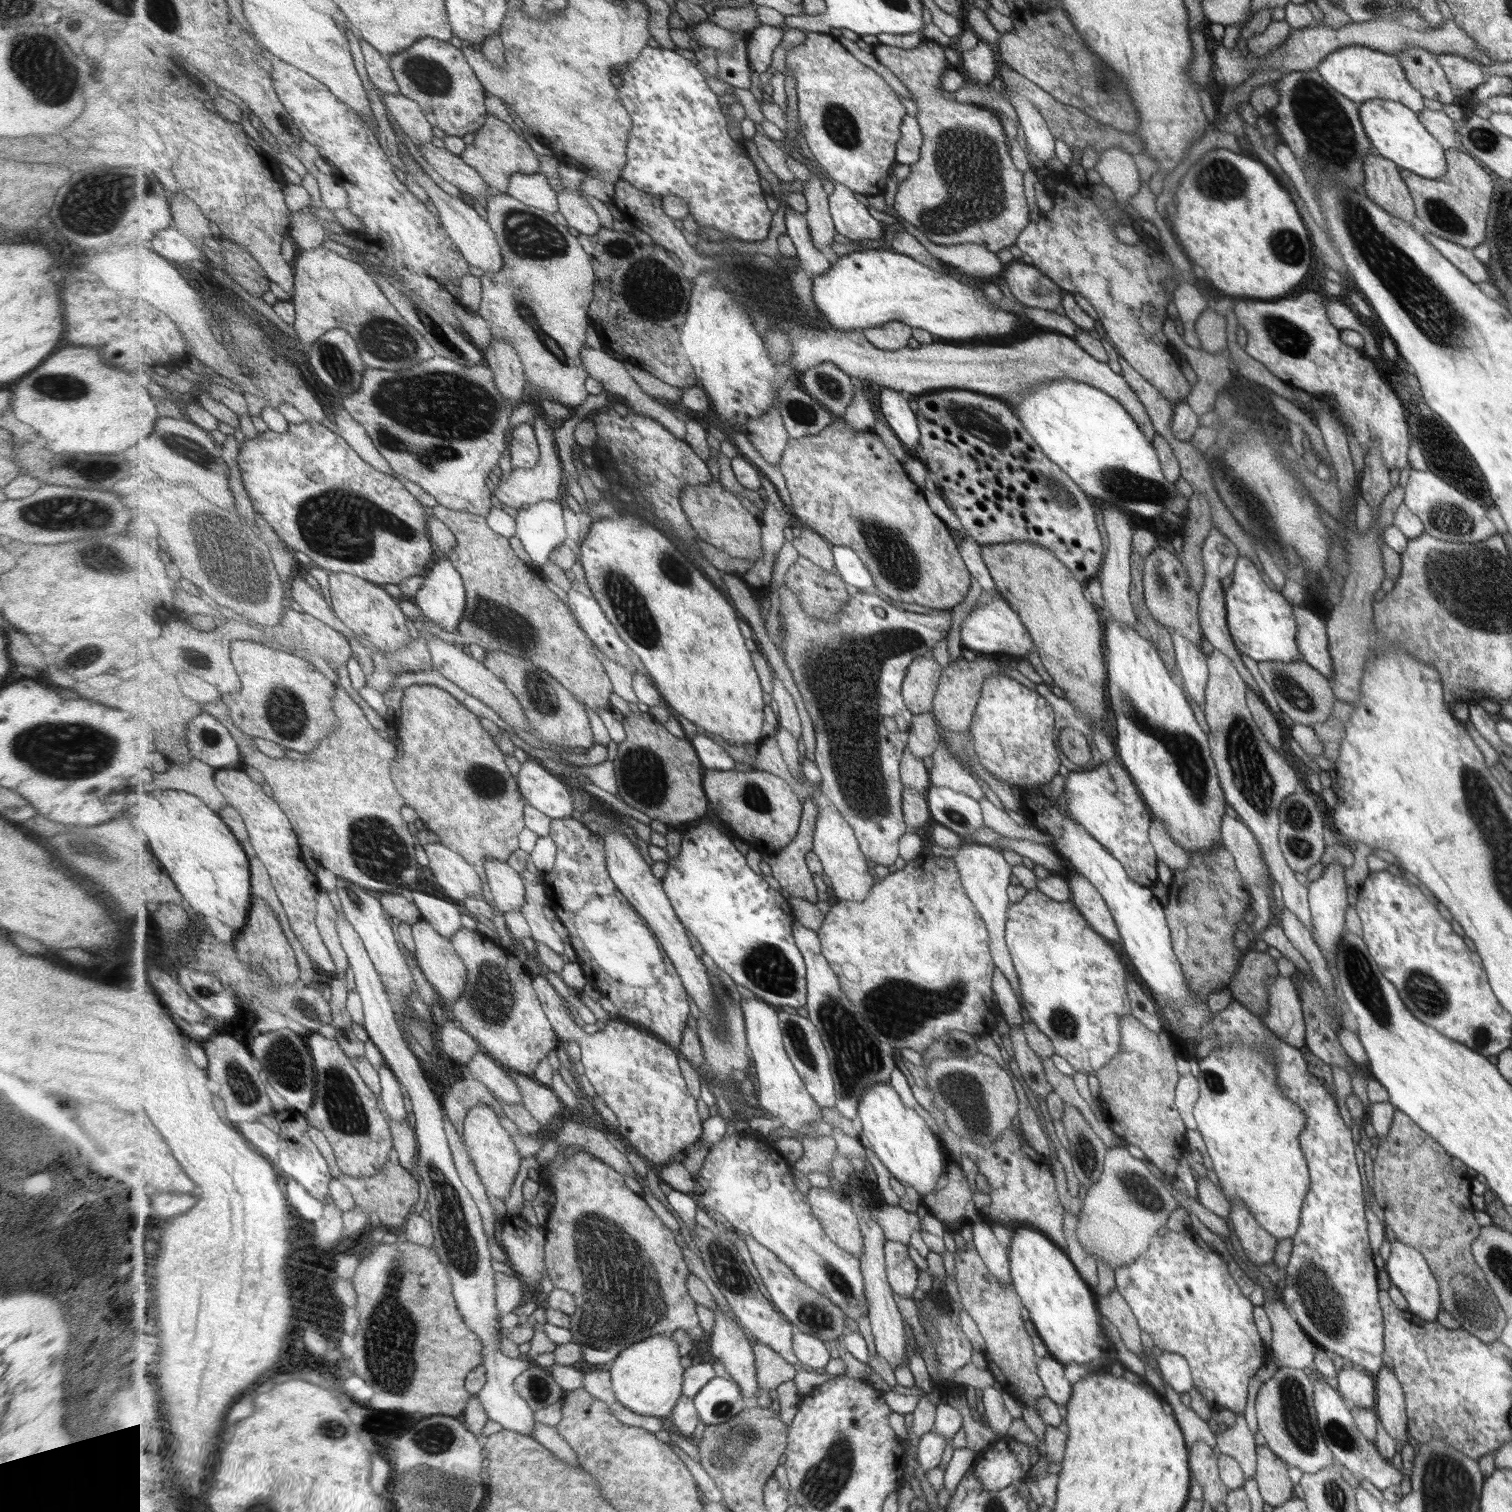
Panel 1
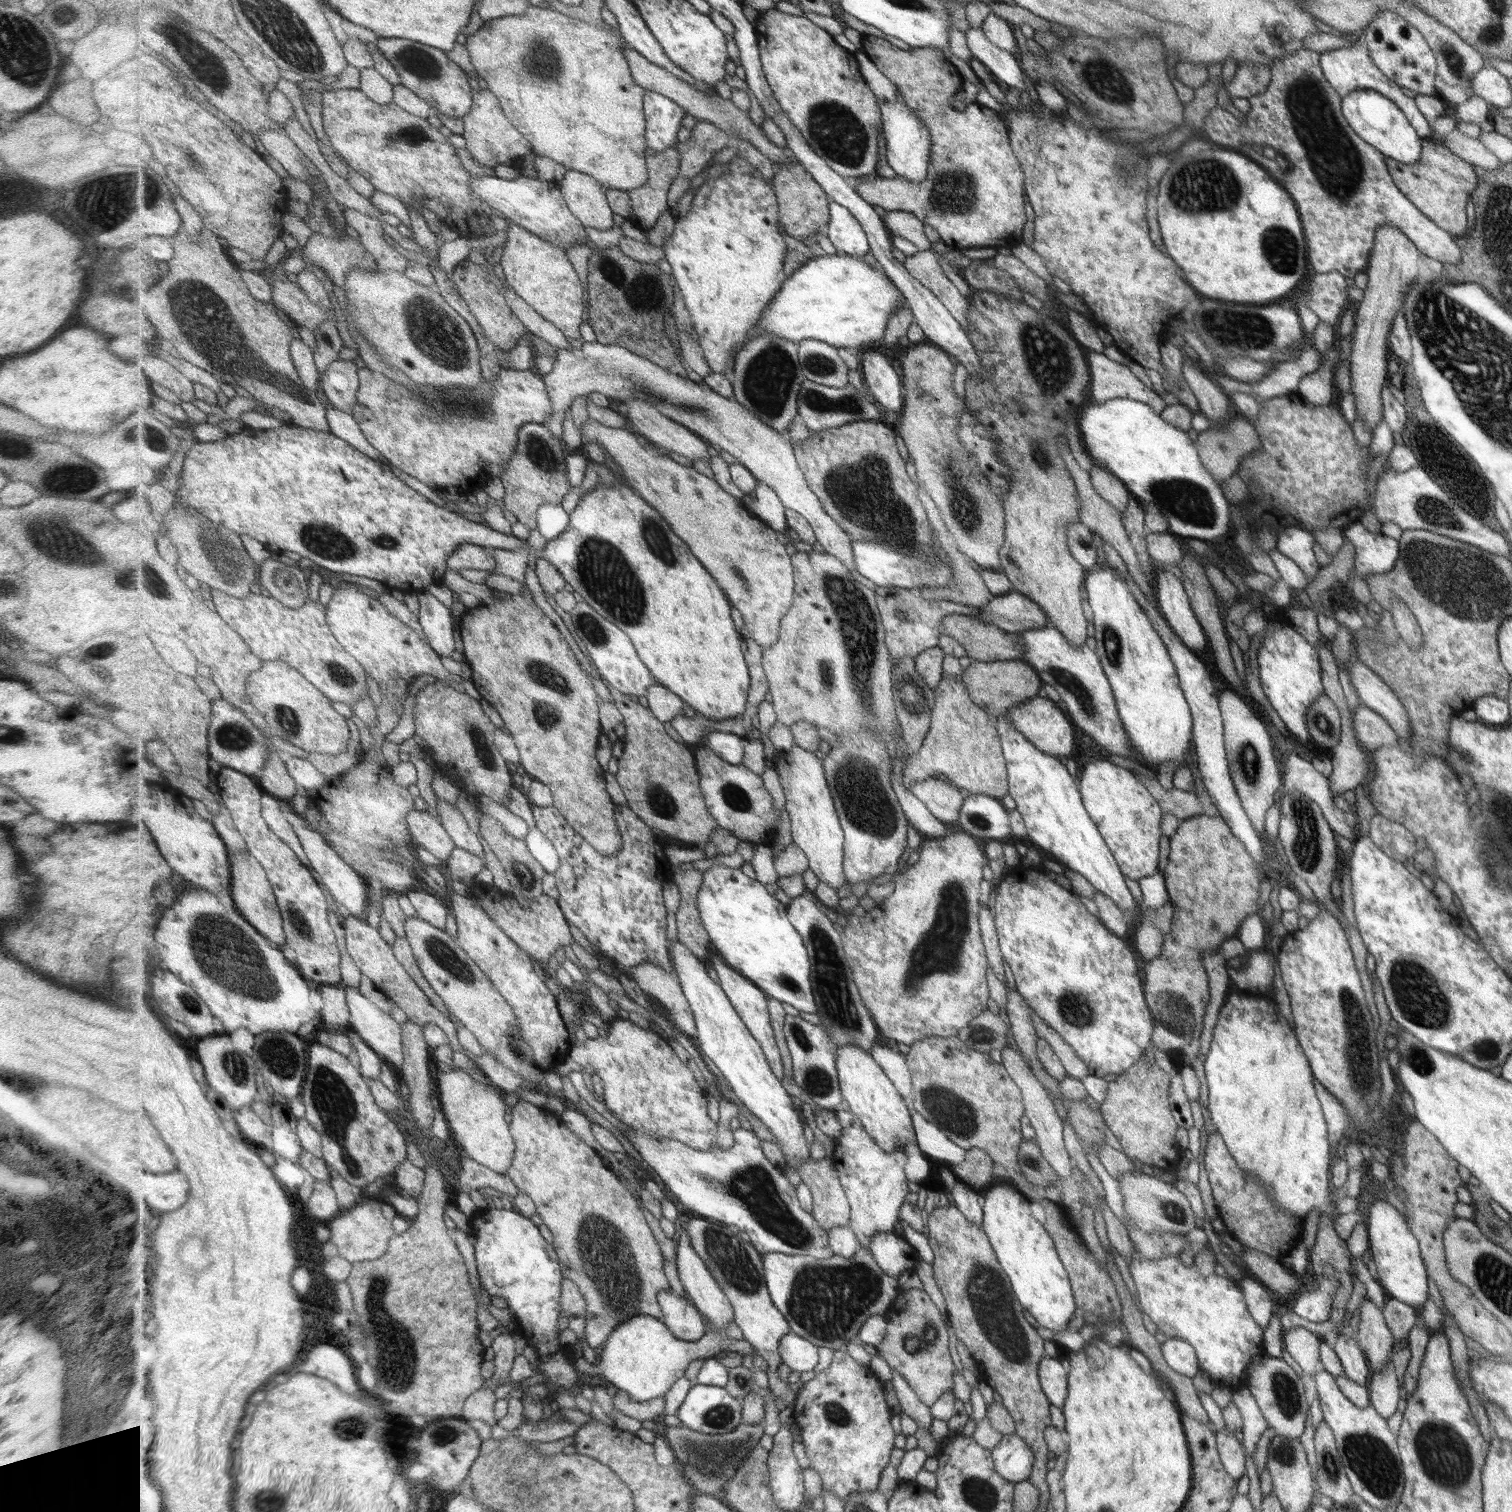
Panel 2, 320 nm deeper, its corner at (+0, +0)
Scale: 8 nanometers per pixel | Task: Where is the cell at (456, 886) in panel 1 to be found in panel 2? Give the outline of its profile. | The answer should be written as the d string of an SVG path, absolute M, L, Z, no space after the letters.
M412 810L406 819L415 843L422 844L429 852L447 864L457 846L442 822L427 810Z

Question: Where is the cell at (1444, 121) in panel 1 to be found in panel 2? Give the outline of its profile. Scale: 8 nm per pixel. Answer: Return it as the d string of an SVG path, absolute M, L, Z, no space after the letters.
M1456 129L1445 134L1442 145L1450 150L1454 155L1458 155L1460 159L1471 163L1472 166L1479 166L1483 170L1495 170L1503 166L1497 157L1483 145L1473 138L1467 138Z

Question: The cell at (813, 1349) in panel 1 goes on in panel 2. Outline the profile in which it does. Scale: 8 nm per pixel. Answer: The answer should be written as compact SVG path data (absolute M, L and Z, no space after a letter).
M791 1331L782 1338L781 1352L783 1363L794 1372L802 1373L813 1371L819 1364L819 1348L815 1343L809 1342L802 1335Z

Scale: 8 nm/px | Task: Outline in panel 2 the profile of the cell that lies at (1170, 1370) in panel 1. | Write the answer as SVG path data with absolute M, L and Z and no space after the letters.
M1168 1338L1160 1350L1165 1364L1173 1372L1191 1379L1199 1370L1193 1347L1186 1340Z

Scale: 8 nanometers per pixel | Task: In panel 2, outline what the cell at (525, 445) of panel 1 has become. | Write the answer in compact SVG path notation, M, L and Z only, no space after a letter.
M530 423L521 428L511 462L500 479L505 488L503 507L530 530L538 529L538 512L546 504L561 504L573 486L567 478L569 451L561 439L555 438L544 424Z

